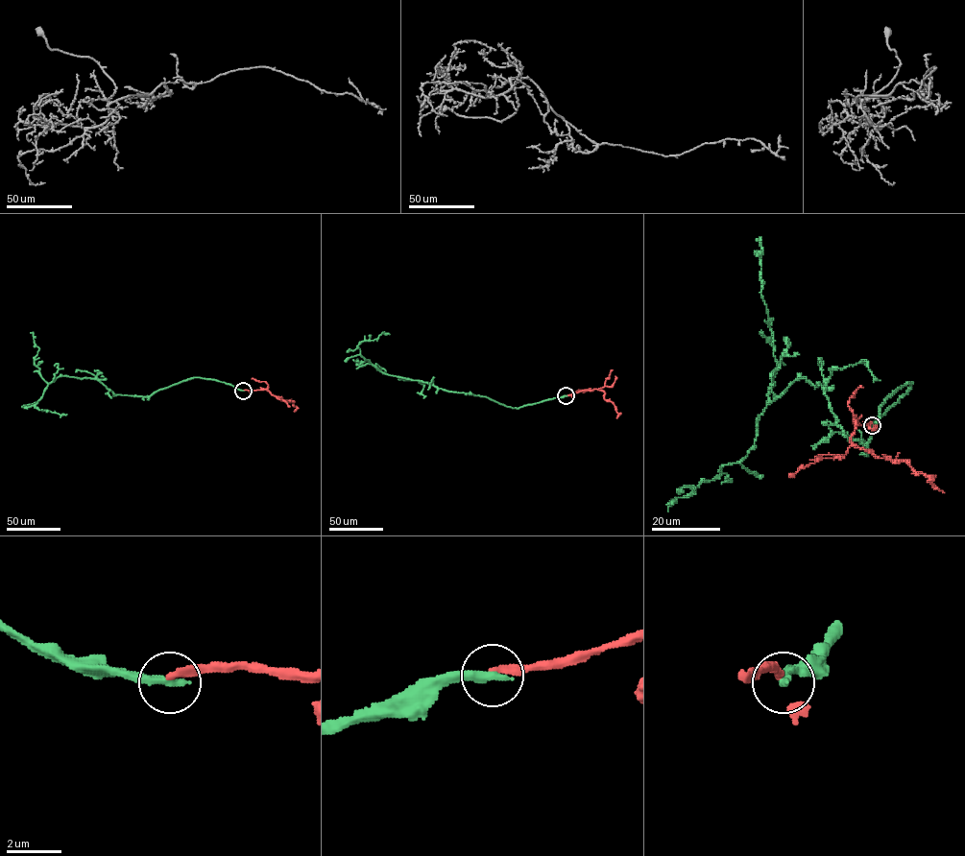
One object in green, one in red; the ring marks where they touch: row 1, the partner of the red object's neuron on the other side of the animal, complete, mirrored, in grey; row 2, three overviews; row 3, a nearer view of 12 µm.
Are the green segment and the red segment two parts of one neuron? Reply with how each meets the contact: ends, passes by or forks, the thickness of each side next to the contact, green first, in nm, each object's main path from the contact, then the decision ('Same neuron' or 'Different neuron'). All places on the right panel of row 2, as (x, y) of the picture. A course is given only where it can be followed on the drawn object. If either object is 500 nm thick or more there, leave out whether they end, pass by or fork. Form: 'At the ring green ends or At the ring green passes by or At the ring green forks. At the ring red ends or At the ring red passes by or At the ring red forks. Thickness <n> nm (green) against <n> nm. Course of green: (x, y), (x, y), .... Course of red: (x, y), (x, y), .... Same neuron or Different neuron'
At the ring green ends. At the ring red ends. Thickness 360 nm (green) against 260 nm. Course of green: (872, 424), (911, 383), (864, 445), (843, 435), (821, 386), (794, 381), (767, 406), (750, 452), (674, 501). Course of red: (872, 424), (855, 421), (854, 445), (877, 457), (904, 461), (917, 473), (929, 475), (931, 483), (944, 491). Different neuron

